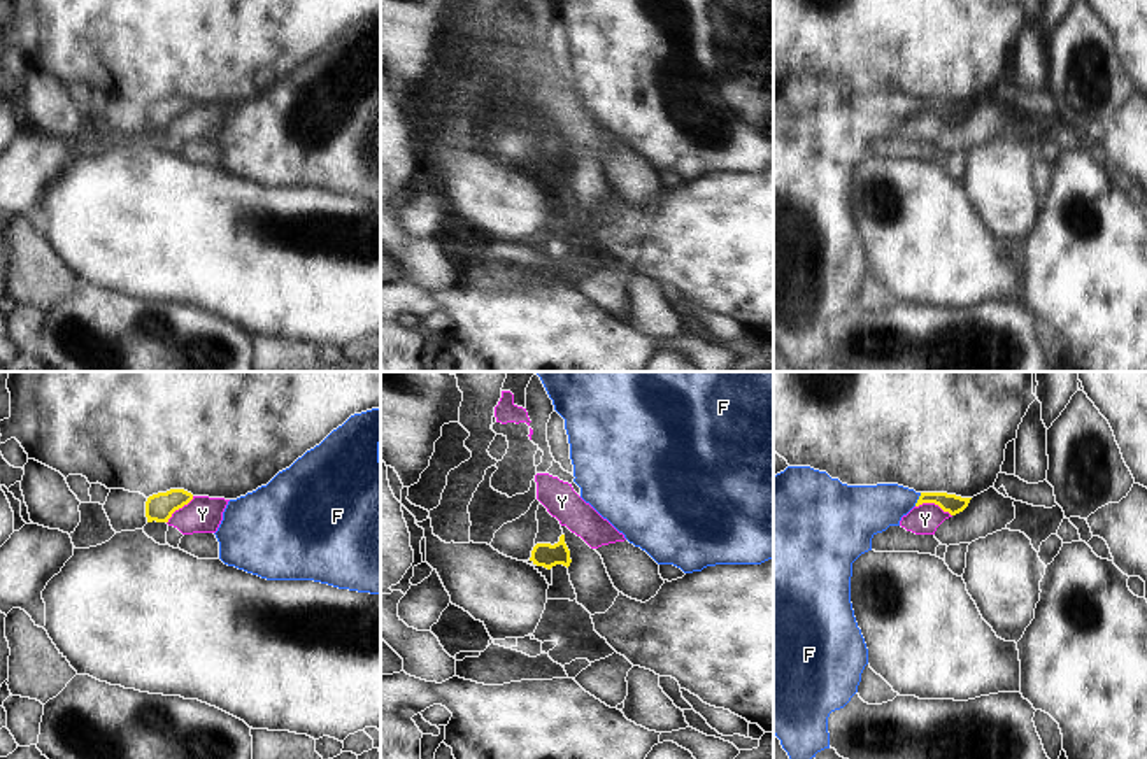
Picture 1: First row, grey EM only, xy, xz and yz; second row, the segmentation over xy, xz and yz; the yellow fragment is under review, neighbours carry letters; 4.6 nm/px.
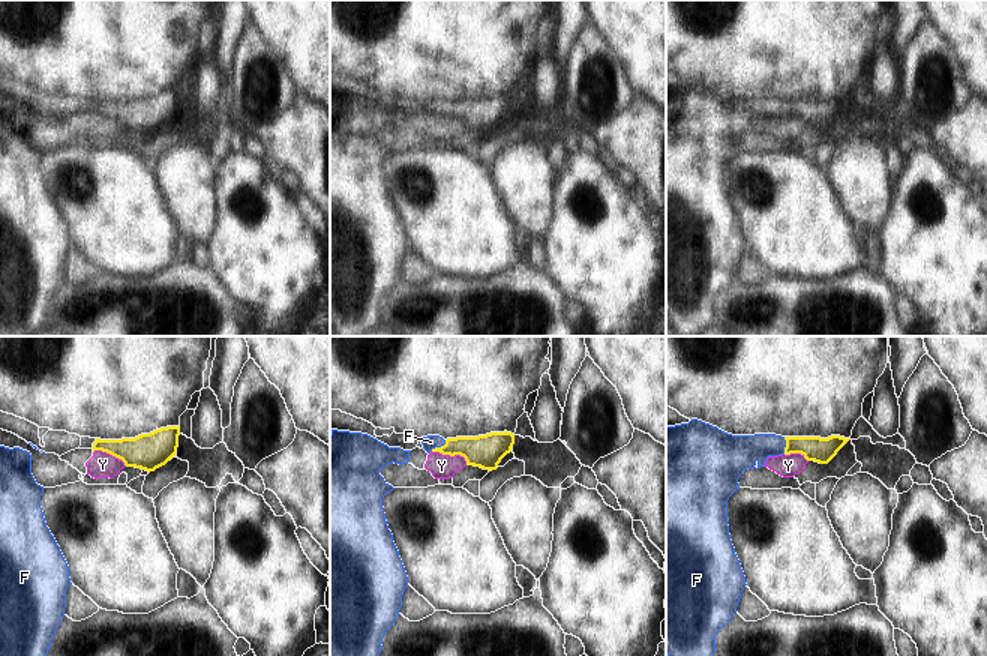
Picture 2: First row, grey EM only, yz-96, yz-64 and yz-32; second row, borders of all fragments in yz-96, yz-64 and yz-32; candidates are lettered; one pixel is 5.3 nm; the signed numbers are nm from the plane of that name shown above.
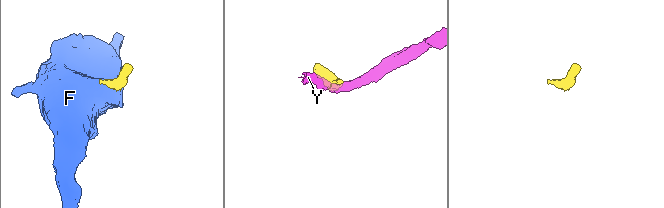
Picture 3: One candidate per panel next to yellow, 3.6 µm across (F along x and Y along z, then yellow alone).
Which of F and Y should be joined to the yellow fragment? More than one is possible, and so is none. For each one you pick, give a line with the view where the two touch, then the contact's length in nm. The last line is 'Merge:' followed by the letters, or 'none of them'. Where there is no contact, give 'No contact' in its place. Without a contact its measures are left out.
F: Touches yellow in yz. Shared border 70 nm
Merge: F.

